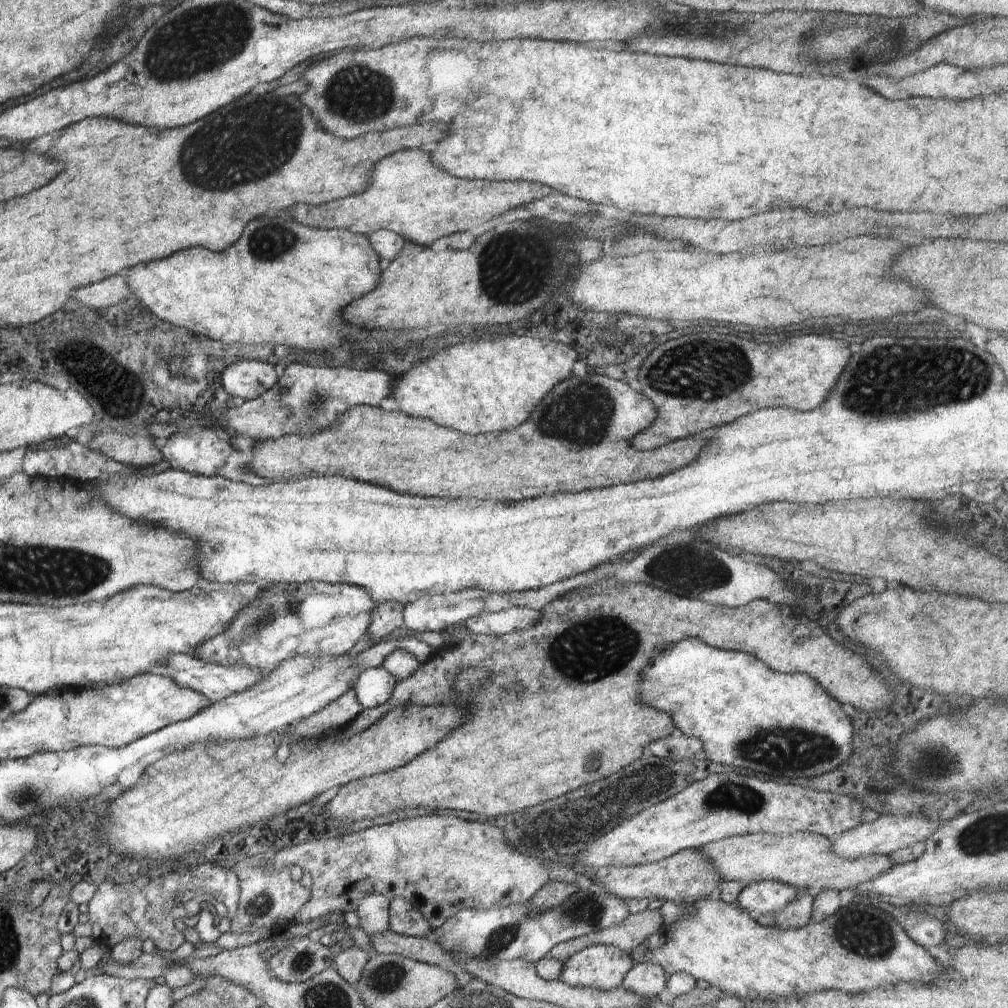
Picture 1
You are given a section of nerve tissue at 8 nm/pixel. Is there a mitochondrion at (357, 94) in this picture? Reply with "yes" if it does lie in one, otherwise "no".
yes

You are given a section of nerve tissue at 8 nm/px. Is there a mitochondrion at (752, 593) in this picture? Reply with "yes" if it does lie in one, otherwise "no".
no

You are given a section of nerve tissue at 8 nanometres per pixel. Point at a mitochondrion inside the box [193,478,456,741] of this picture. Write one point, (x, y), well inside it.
(268, 614)

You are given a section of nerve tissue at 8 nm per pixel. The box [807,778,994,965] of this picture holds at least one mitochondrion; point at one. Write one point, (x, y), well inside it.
(863, 939)

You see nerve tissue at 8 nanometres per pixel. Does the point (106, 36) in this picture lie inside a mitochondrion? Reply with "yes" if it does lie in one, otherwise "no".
no

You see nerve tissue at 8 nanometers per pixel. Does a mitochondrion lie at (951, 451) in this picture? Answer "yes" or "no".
no

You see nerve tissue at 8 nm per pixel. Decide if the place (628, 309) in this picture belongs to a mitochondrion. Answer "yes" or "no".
no

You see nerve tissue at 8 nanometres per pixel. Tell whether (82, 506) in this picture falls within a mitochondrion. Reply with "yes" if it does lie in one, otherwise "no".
yes

